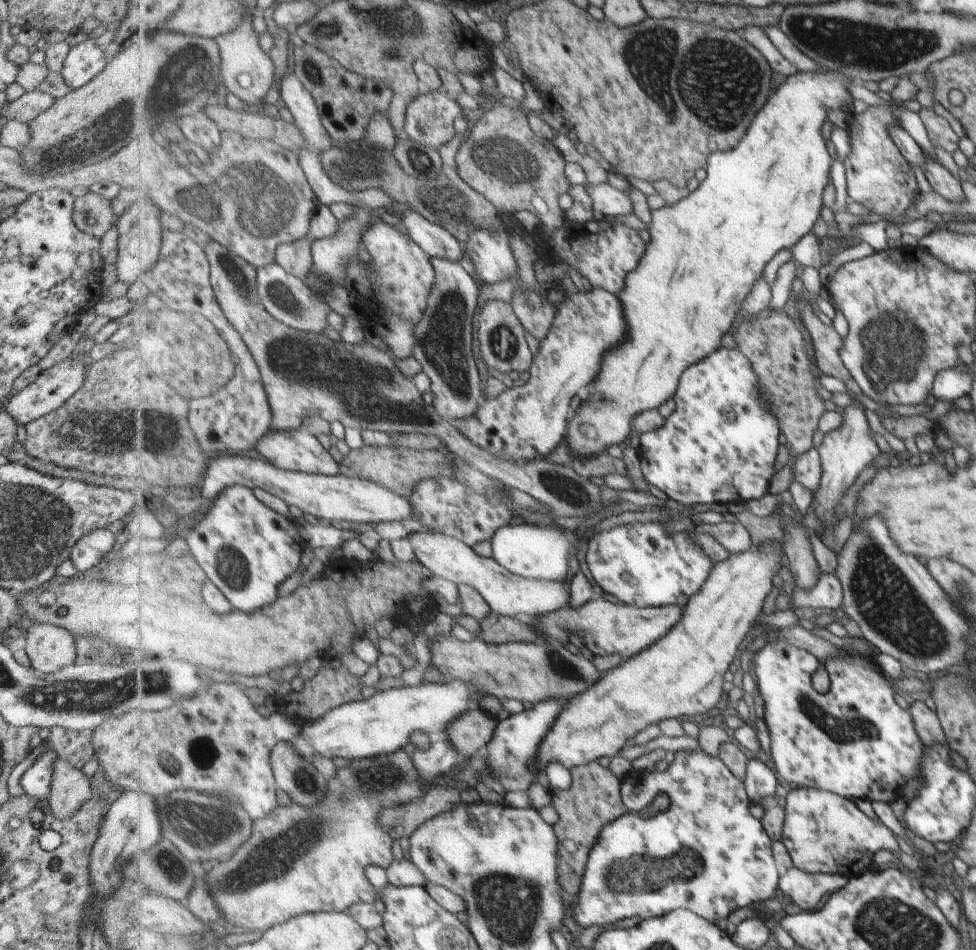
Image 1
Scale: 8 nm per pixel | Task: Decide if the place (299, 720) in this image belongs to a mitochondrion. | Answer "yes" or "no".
no

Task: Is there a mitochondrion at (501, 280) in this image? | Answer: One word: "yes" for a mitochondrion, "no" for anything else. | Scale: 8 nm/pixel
no

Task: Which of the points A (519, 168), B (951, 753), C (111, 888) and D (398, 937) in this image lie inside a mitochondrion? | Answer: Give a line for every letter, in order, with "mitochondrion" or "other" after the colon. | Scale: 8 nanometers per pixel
A: mitochondrion
B: other
C: other
D: other

